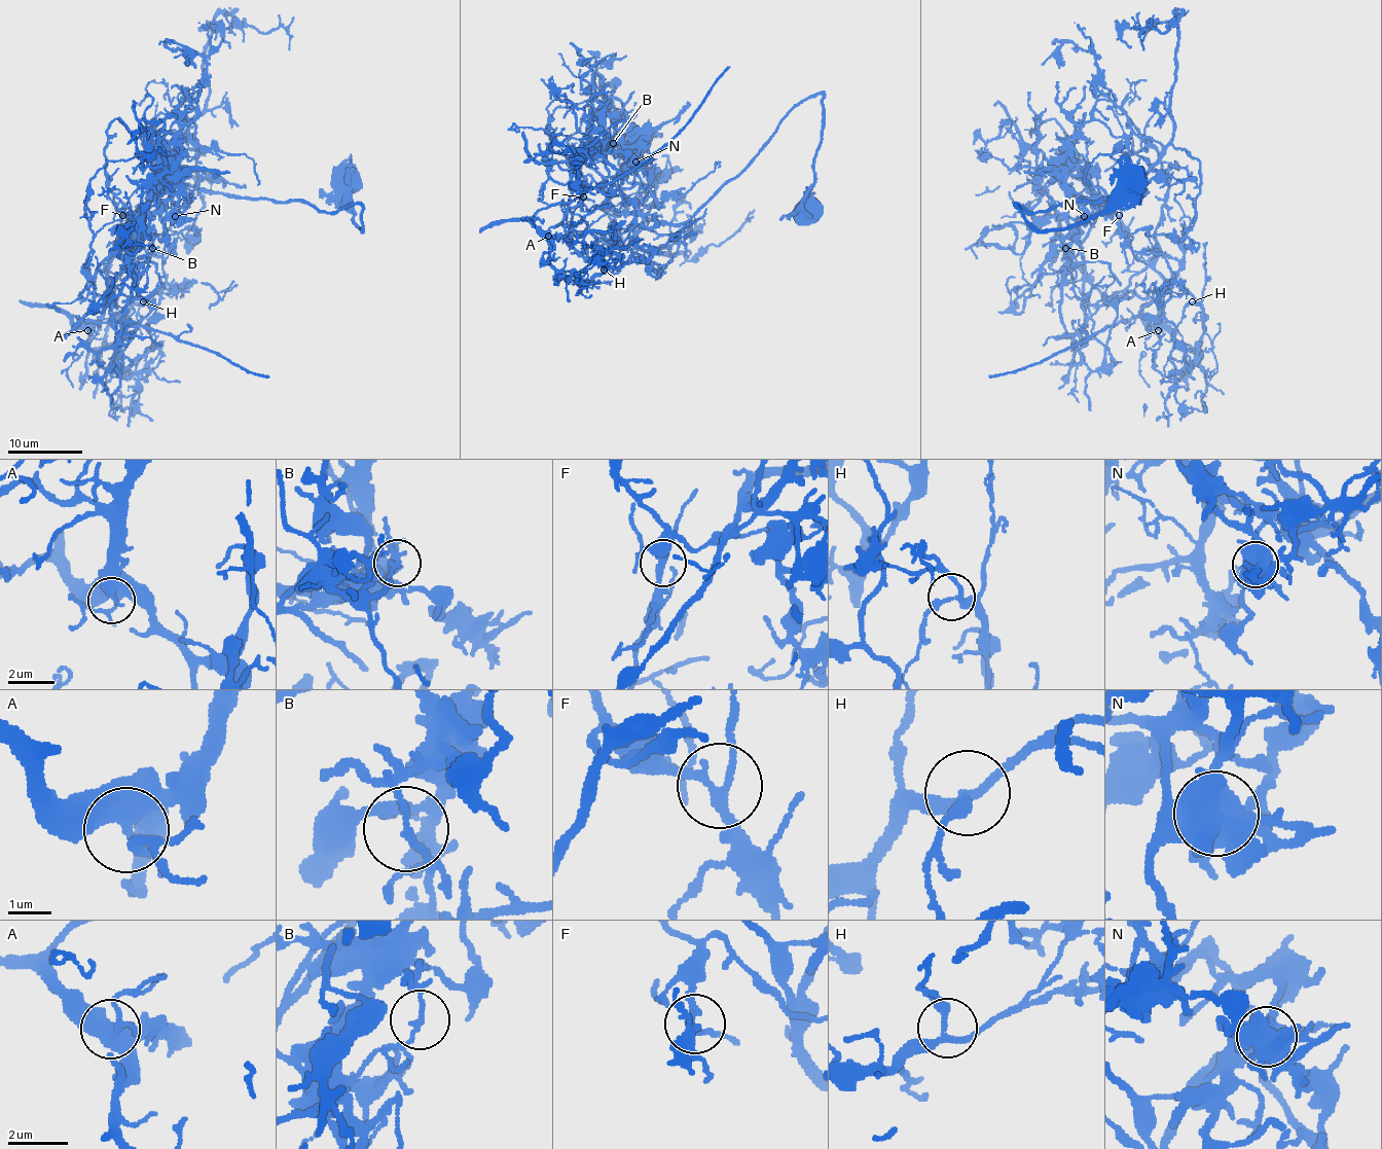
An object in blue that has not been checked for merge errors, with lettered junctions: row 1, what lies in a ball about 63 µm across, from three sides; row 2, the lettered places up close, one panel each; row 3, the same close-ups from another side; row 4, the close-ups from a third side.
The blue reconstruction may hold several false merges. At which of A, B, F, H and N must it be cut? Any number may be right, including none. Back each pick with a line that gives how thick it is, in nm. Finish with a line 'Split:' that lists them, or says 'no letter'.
B: calibre 140 nm
N: calibre 700 nm
Split: B, N

